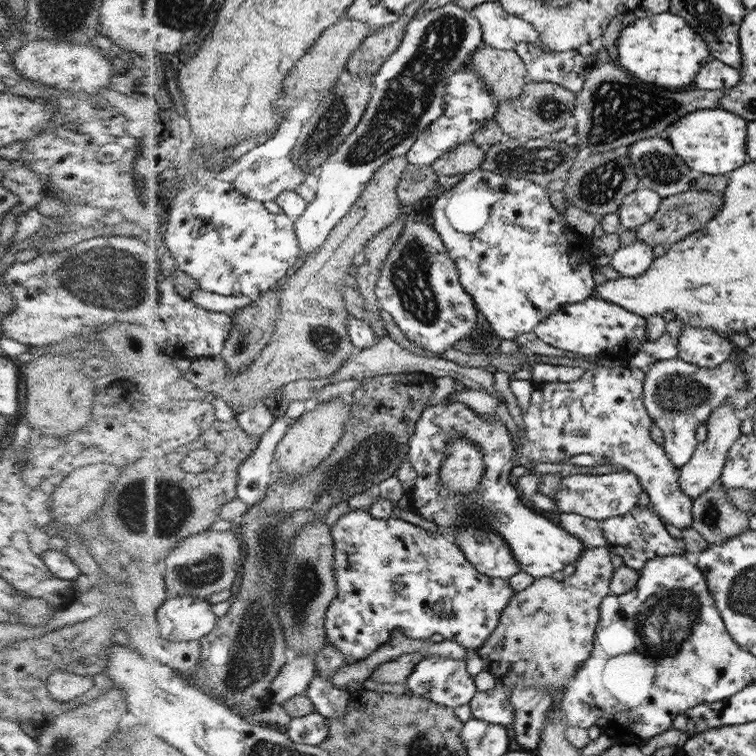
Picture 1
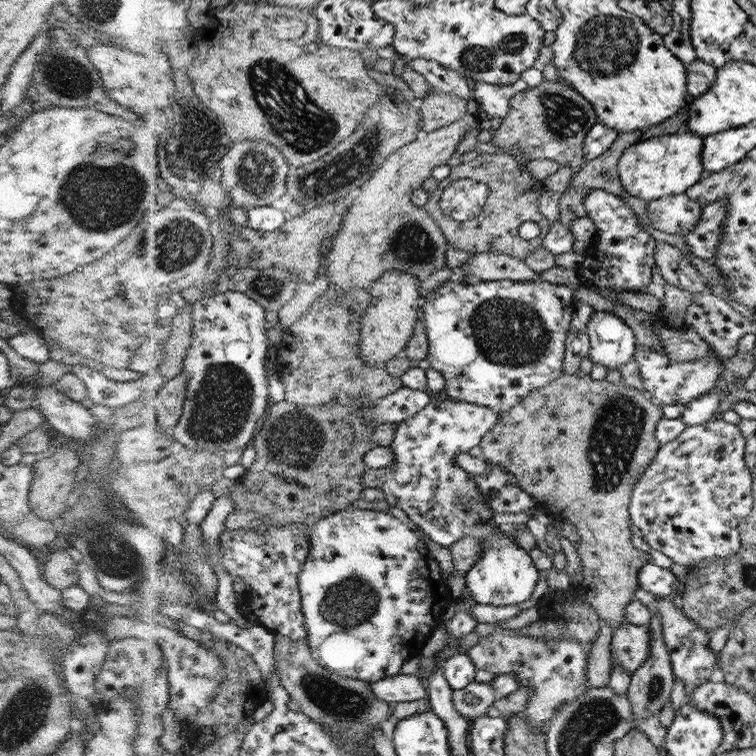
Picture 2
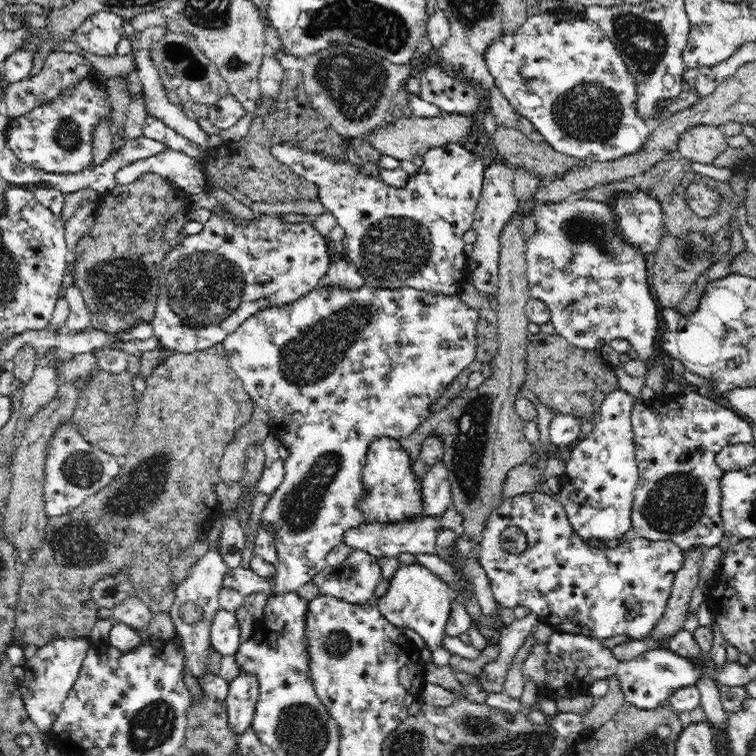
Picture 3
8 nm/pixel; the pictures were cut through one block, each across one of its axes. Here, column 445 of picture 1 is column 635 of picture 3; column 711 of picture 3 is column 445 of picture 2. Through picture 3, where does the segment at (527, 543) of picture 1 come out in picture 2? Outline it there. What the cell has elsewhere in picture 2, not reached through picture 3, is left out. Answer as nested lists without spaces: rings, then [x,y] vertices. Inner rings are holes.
[[[443,395],[434,396],[426,408],[413,417],[396,423],[393,443],[390,445],[393,455],[396,455],[396,462],[389,468],[368,470],[364,478],[366,488],[382,489],[389,504],[405,512],[432,542],[449,547],[454,541],[466,536],[482,540],[482,558],[474,562],[472,568],[465,574],[466,590],[477,604],[494,607],[517,605],[530,599],[541,575],[538,567],[534,565],[532,556],[528,556],[524,548],[518,548],[519,544],[515,540],[510,540],[504,533],[498,533],[498,527],[486,525],[486,522],[496,514],[496,511],[488,505],[486,496],[489,494],[480,491],[476,481],[470,477],[471,474],[454,461],[454,454],[468,452],[470,448],[480,445],[481,438],[496,424],[498,417],[496,411],[490,407],[454,400]]]

